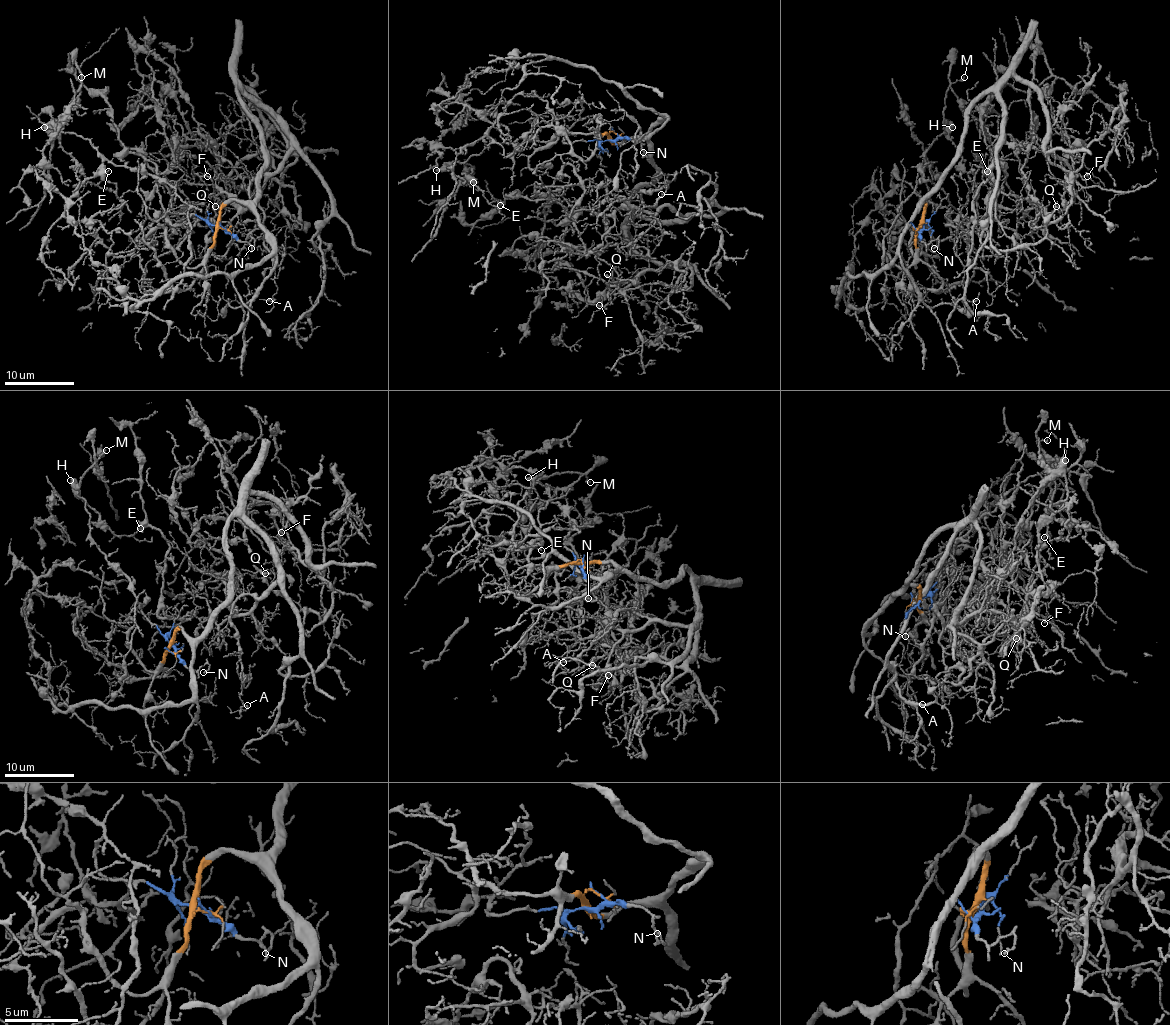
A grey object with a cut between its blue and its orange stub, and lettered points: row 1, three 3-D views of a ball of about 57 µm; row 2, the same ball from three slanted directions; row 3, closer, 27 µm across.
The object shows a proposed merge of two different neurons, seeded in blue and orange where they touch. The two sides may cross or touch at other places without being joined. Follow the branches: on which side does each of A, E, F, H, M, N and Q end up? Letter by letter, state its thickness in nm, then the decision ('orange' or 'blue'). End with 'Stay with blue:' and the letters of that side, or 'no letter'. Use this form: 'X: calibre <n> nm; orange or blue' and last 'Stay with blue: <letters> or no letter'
A: calibre 120 nm; orange
E: calibre 130 nm; blue
F: calibre 140 nm; orange
H: calibre 400 nm; blue
M: calibre 180 nm; blue
N: calibre 130 nm; blue
Q: calibre 120 nm; orange
Stay with blue: E, H, M, N

